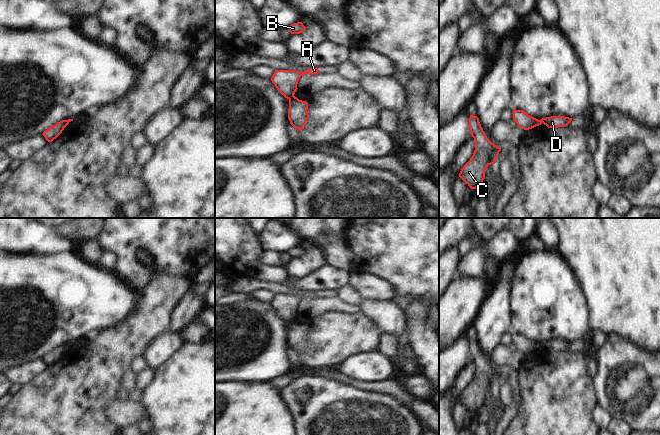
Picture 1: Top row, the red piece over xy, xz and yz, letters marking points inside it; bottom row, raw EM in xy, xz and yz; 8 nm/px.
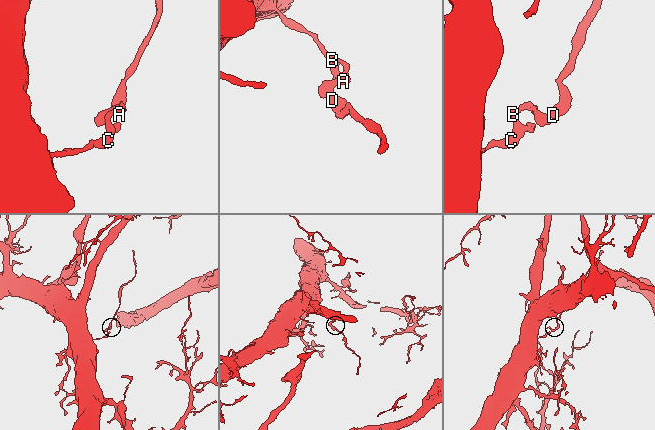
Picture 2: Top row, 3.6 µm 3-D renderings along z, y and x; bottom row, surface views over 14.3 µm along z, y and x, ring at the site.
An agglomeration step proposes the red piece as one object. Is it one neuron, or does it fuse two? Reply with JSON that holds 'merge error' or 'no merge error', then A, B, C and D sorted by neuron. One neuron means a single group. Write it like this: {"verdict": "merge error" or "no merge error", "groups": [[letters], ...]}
{"verdict": "merge error", "groups": [["A", "B", "C"], ["D"]]}

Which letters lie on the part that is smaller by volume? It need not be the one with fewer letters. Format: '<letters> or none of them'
D

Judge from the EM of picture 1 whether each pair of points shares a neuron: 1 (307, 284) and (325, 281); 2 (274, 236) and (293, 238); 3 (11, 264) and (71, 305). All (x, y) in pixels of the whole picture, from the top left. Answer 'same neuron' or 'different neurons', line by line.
1: same neuron
2: same neuron
3: same neuron

